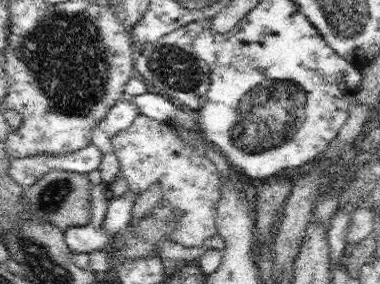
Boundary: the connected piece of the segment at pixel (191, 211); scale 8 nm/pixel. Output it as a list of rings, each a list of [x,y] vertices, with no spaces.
[[[140,113],[126,130],[111,138],[111,143],[129,190],[139,195],[150,186],[158,185],[162,193],[159,202],[173,206],[177,223],[169,240],[192,248],[217,234],[215,224],[218,202],[222,197],[222,174],[201,151],[186,144],[174,127]]]

